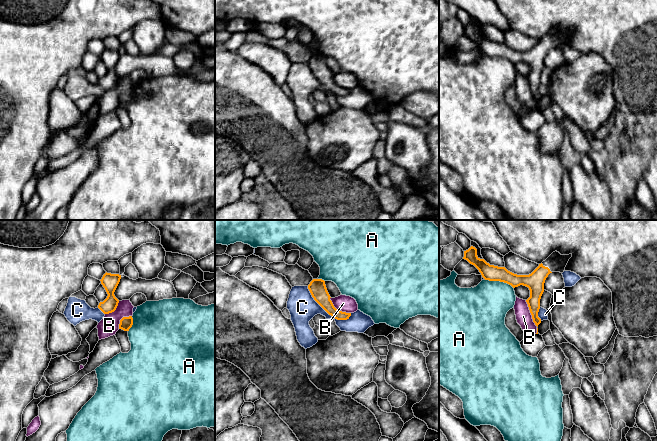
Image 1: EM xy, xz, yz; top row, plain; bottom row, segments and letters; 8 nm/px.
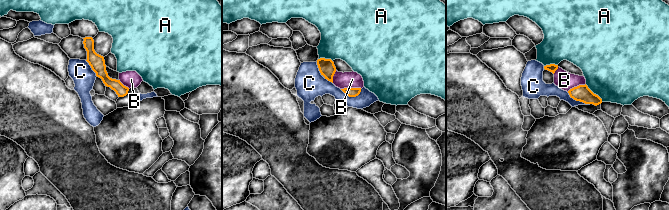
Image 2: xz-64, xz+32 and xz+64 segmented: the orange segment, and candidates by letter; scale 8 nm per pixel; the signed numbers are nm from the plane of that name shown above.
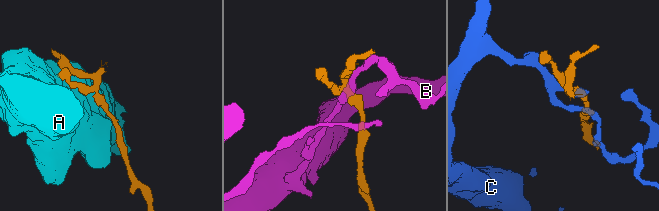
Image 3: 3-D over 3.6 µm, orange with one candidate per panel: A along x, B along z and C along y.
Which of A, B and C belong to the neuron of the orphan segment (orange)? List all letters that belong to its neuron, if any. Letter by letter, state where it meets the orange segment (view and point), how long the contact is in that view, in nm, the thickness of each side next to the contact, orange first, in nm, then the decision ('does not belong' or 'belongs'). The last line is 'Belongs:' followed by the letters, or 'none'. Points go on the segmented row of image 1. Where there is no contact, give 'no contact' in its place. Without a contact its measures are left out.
A: contact yz (499, 280); length 240 nm; calibres 130 and 360 nm; does not belong
B: contact yz (530, 312); length 240 nm; calibres 140 and 130 nm; does not belong
C: contact xz (325, 310); length 440 nm; calibres 140 and 220 nm; does not belong
Belongs: none

